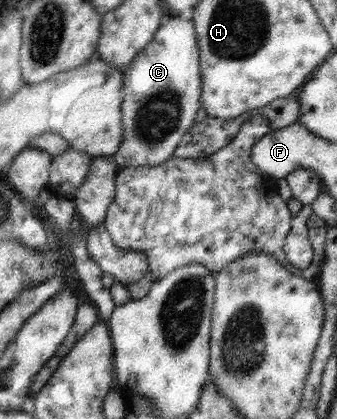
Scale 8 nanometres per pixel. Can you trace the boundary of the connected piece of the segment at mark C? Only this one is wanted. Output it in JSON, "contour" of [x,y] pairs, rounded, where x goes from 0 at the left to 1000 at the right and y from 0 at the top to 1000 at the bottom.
{"contour":[[[561,38],[504,41],[496,57],[475,60],[457,91],[374,155],[368,200],[377,212],[362,243],[362,348],[335,372],[353,401],[460,396],[513,375],[534,334],[567,313],[579,277],[599,258],[599,158],[576,55]]]}

